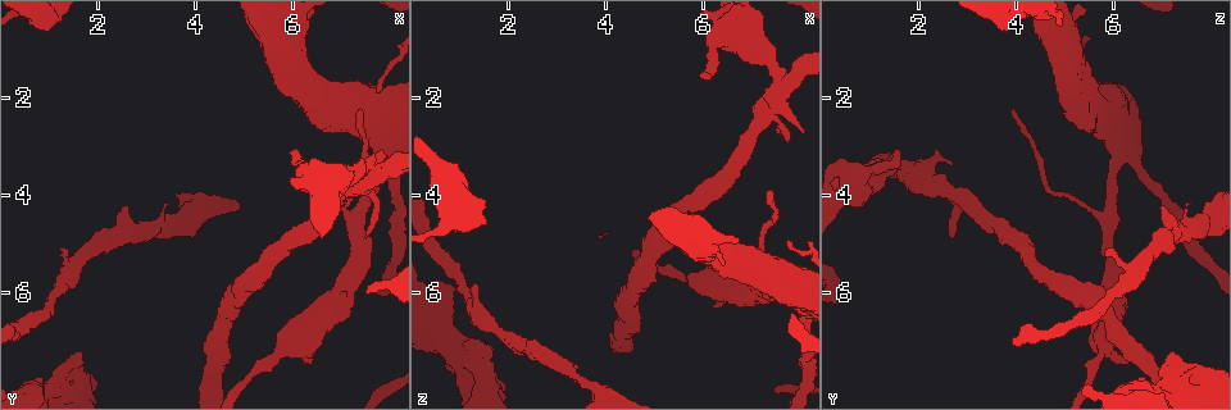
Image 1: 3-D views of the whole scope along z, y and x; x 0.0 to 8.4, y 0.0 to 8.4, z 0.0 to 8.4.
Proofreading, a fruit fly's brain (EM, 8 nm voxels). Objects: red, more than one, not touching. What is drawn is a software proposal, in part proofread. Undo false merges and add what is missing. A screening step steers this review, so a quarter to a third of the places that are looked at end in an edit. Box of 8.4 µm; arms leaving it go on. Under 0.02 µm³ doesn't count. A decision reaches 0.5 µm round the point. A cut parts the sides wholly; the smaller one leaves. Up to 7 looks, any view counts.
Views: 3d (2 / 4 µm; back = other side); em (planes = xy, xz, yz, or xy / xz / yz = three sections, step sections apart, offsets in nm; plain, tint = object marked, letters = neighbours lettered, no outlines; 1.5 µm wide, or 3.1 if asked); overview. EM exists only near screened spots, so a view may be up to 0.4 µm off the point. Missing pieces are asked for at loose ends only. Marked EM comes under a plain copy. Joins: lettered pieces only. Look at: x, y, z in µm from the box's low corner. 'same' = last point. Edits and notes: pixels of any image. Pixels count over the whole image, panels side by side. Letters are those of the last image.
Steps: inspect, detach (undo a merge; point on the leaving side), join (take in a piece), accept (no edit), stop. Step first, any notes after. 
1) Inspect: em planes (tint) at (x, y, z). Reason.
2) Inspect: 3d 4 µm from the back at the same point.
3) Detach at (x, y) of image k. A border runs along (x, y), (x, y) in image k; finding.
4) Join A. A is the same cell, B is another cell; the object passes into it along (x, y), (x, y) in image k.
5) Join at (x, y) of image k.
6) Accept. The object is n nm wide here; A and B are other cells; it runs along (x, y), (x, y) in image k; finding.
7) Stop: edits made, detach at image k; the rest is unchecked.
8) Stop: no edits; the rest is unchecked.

Inspect: em xy step 8 (tint) at (6.25, 7.40, 6.30). Free end.

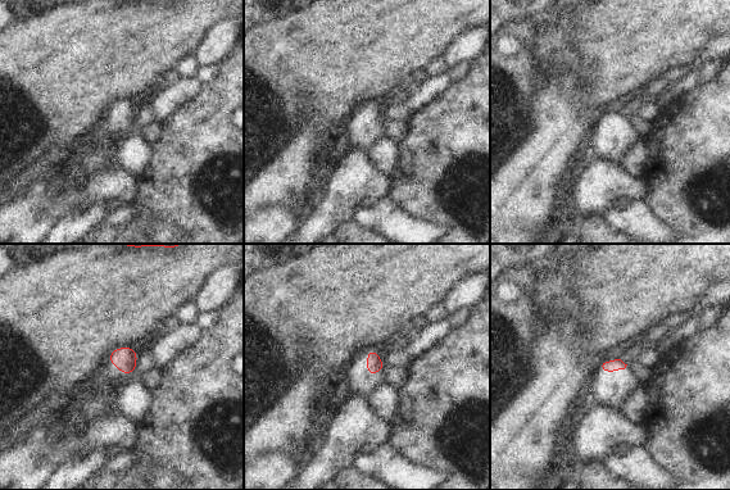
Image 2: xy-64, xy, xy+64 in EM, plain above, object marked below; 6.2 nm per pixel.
Inspect: em planes (letters) at the same point.

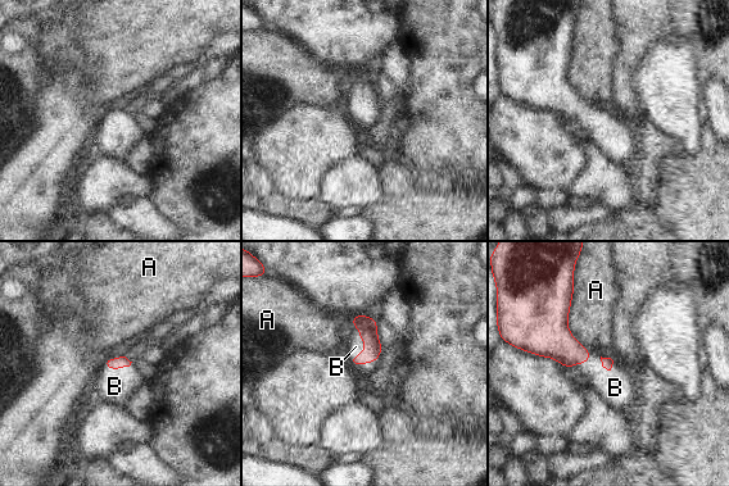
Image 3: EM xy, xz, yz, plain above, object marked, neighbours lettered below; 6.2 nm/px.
Join B. The longest contact is with A, 440 nm; B is the same cell, A is another cell; the cell continues.

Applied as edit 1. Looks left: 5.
Inspect: overview.

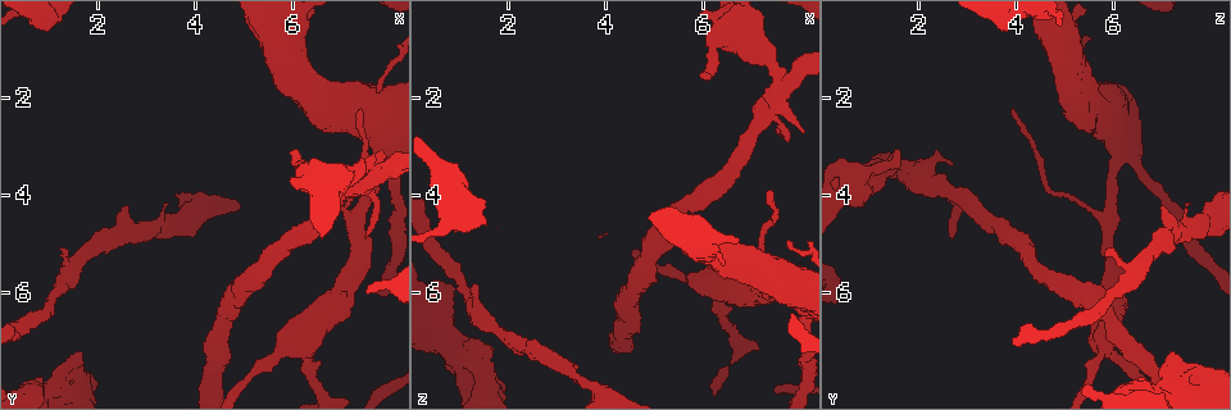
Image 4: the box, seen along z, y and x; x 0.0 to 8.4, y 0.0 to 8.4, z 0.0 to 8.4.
Inspect: 3d 2 µm at (1.35, 5.20, 5.85). Branch stops here.

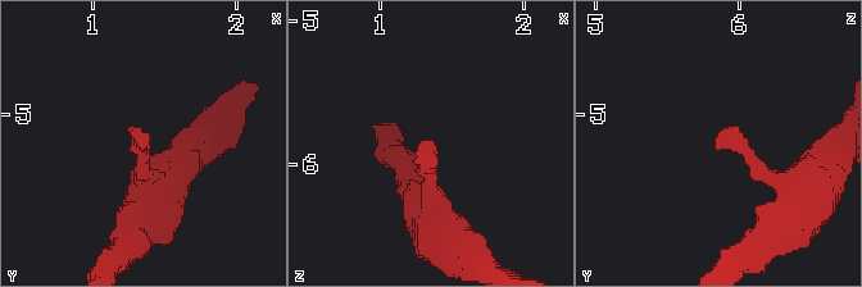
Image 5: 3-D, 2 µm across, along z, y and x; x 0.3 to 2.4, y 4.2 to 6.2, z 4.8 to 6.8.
Inspect: em yz step 8 (tint) at (1.30, 5.20, 5.82). Now the EM.

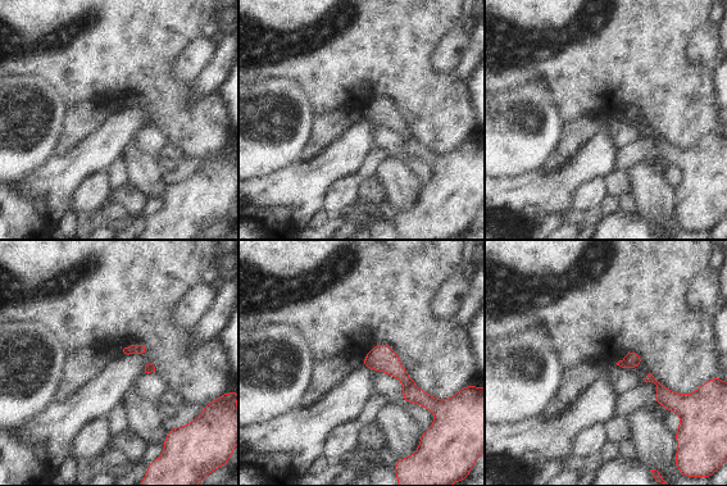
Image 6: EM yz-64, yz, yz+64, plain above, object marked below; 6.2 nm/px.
Inspect: em planes (letters) at the same point.

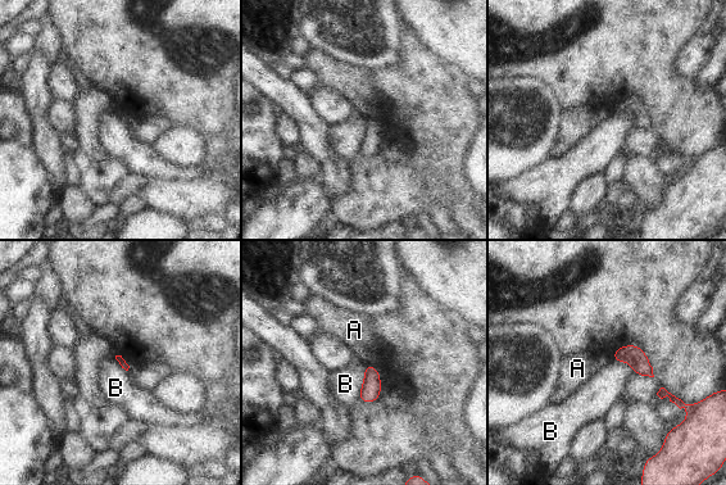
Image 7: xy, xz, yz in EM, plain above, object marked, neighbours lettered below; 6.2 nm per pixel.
Accept. A and B are other cells; a border runs along (366, 363), (370, 365) in image 7; none of them fits.

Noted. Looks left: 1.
Stop: edits made, join at image 3; the rest is unchecked.

